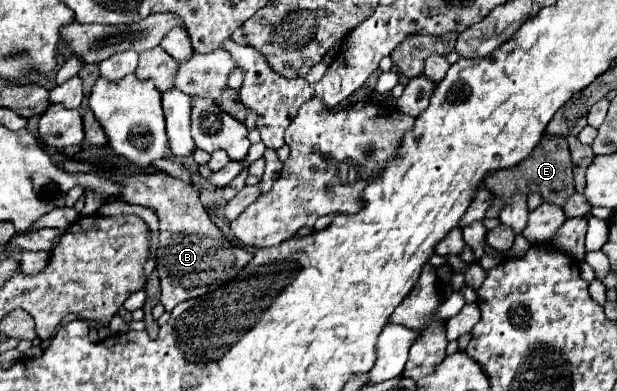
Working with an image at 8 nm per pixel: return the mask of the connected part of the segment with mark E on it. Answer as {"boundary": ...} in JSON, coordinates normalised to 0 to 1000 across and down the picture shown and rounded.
{"boundary":[[[882,343],[875,368],[865,379],[865,389],[843,419],[817,435],[801,435],[784,455],[784,481],[797,486],[801,501],[810,501],[817,517],[833,496],[862,496],[875,491],[882,517],[911,527],[917,506],[930,491],[930,465],[927,465],[927,409],[924,409],[924,384],[917,368],[914,348],[888,348]]]}

